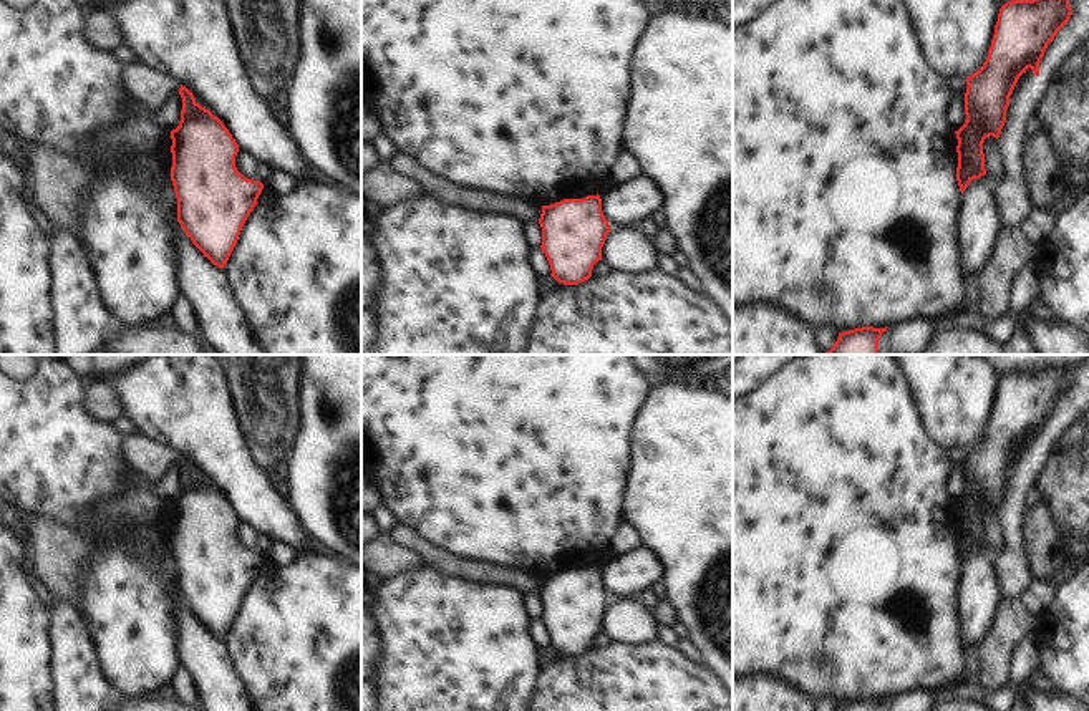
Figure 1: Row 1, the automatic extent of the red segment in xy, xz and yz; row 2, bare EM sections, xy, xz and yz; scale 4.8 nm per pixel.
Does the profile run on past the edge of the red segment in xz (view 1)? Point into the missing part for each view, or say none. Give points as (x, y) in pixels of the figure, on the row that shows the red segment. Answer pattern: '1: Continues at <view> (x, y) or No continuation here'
1: No continuation here.

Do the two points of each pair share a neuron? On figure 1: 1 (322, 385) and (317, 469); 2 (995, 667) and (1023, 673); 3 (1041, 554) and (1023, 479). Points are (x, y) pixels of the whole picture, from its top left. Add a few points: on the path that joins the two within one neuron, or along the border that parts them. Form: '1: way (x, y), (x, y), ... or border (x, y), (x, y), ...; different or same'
1: way (317, 406), (317, 448); same
2: border (1026, 635), (1011, 653), (1010, 680), (985, 690); different
3: border (1028, 501), (1023, 511), (1021, 541); different

